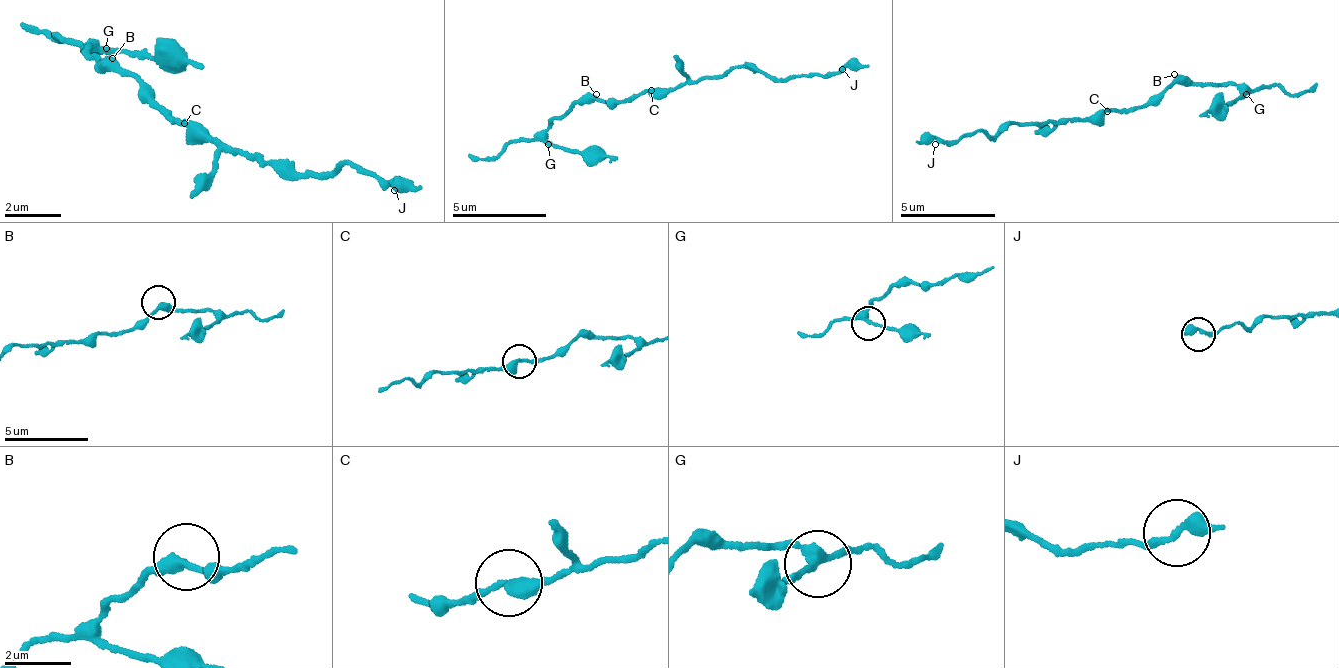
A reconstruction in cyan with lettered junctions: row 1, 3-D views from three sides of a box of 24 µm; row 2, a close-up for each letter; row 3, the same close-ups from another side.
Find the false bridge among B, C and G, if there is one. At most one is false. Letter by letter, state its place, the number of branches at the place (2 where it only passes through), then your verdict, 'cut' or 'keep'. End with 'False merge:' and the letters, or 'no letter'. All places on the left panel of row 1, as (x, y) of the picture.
B: (112, 58) | 2 | keep
C: (184, 123) | 2 | keep
G: (106, 48) | 3 | keep
False merge: no letter

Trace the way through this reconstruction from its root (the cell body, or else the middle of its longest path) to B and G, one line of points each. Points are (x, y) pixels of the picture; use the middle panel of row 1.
B: (653, 88), (649, 92), (633, 92), (621, 101), (599, 99), (596, 94)
G: (653, 88), (649, 92), (633, 92), (621, 101), (583, 95), (550, 121), (548, 144)

